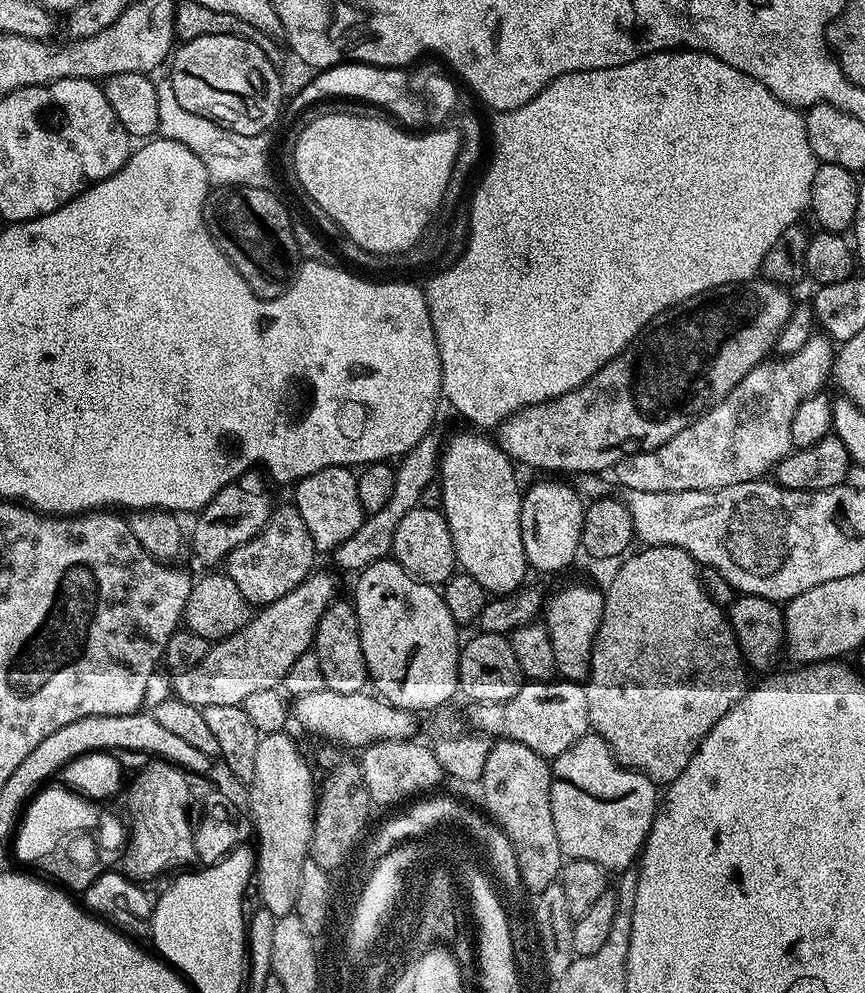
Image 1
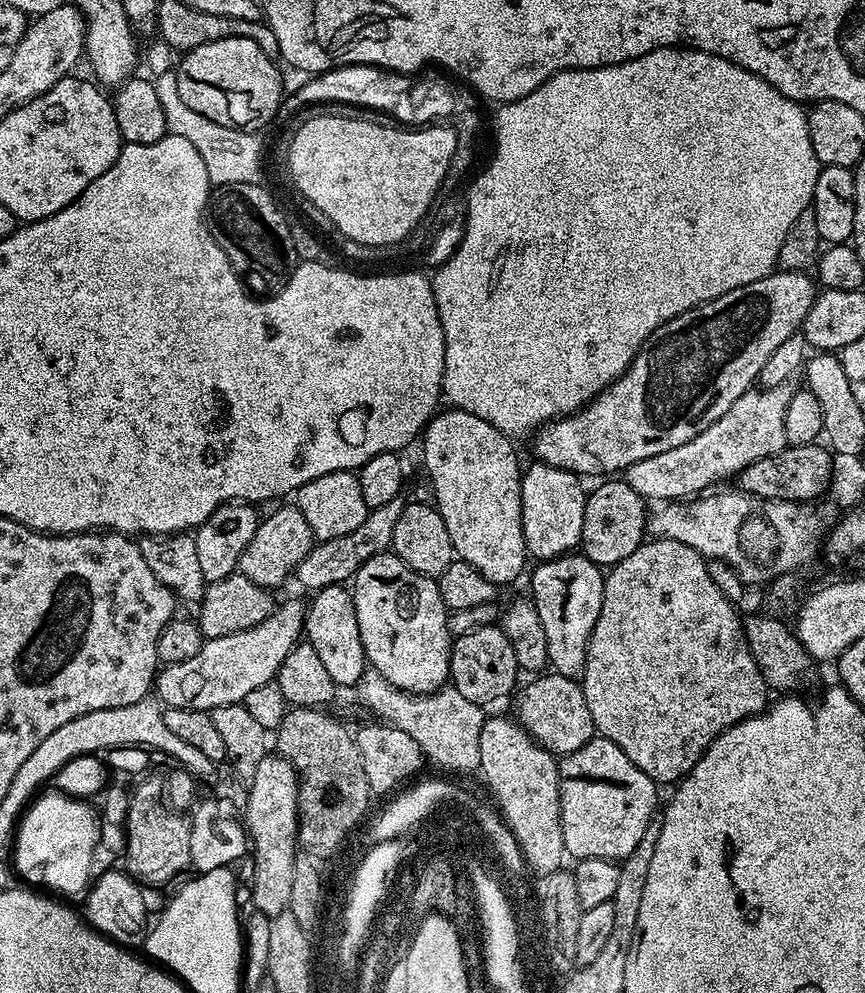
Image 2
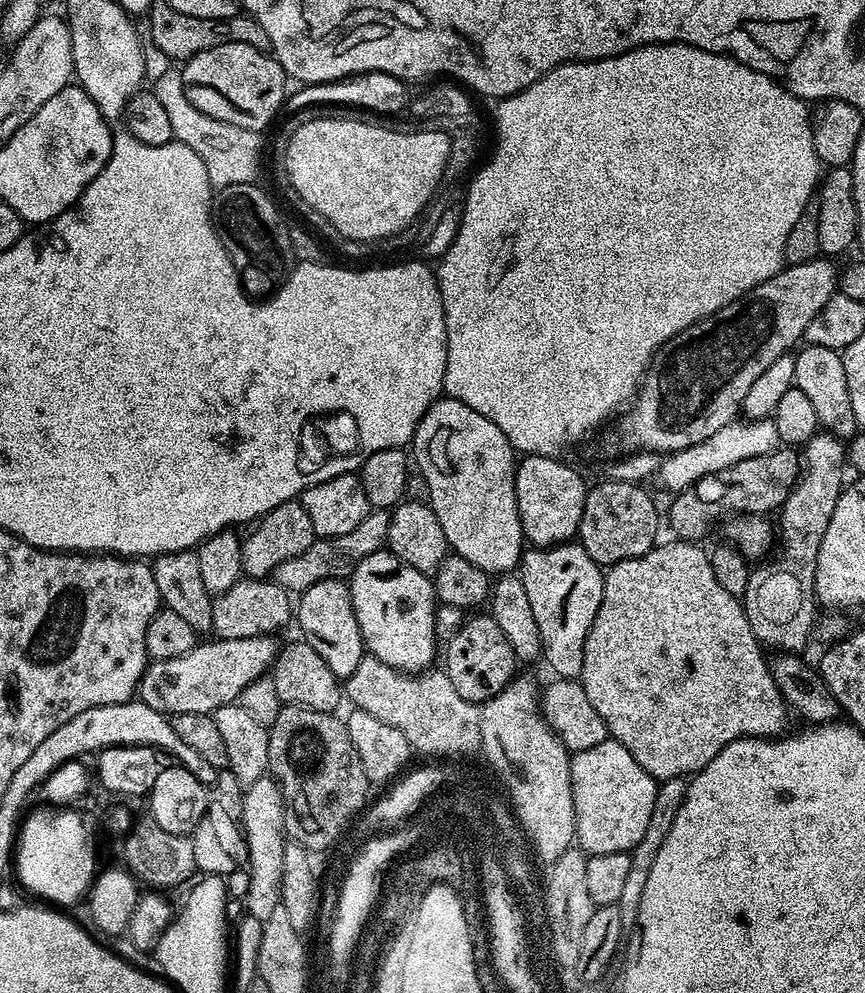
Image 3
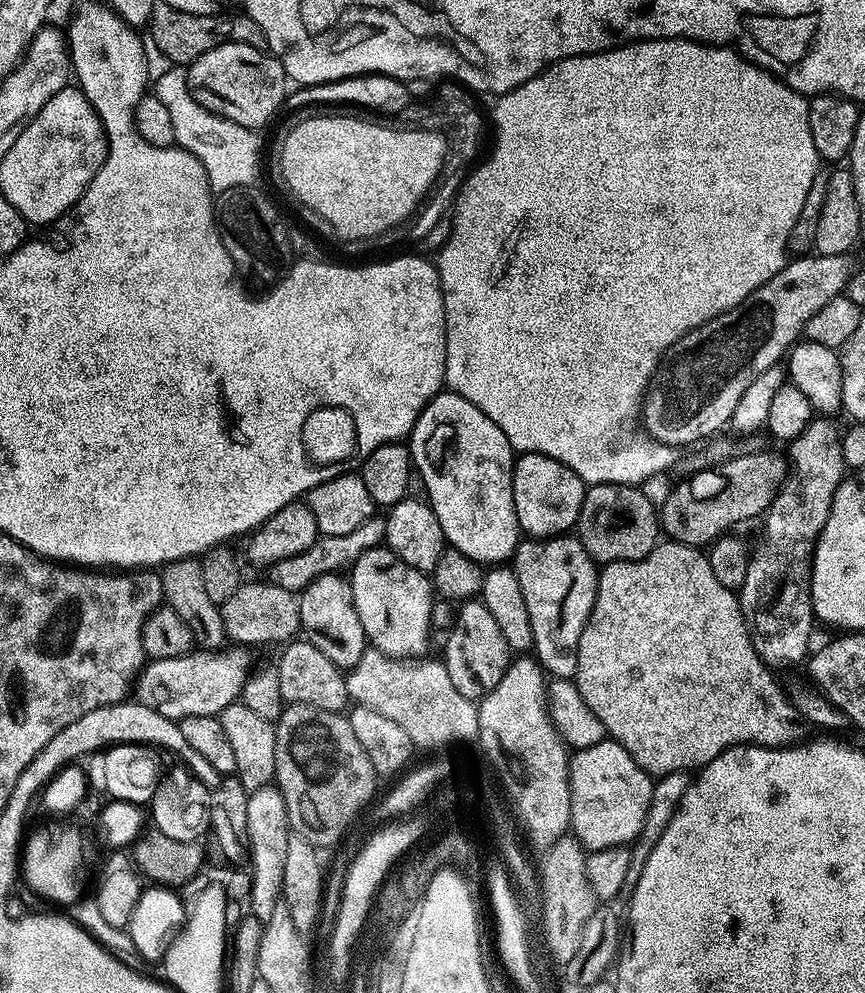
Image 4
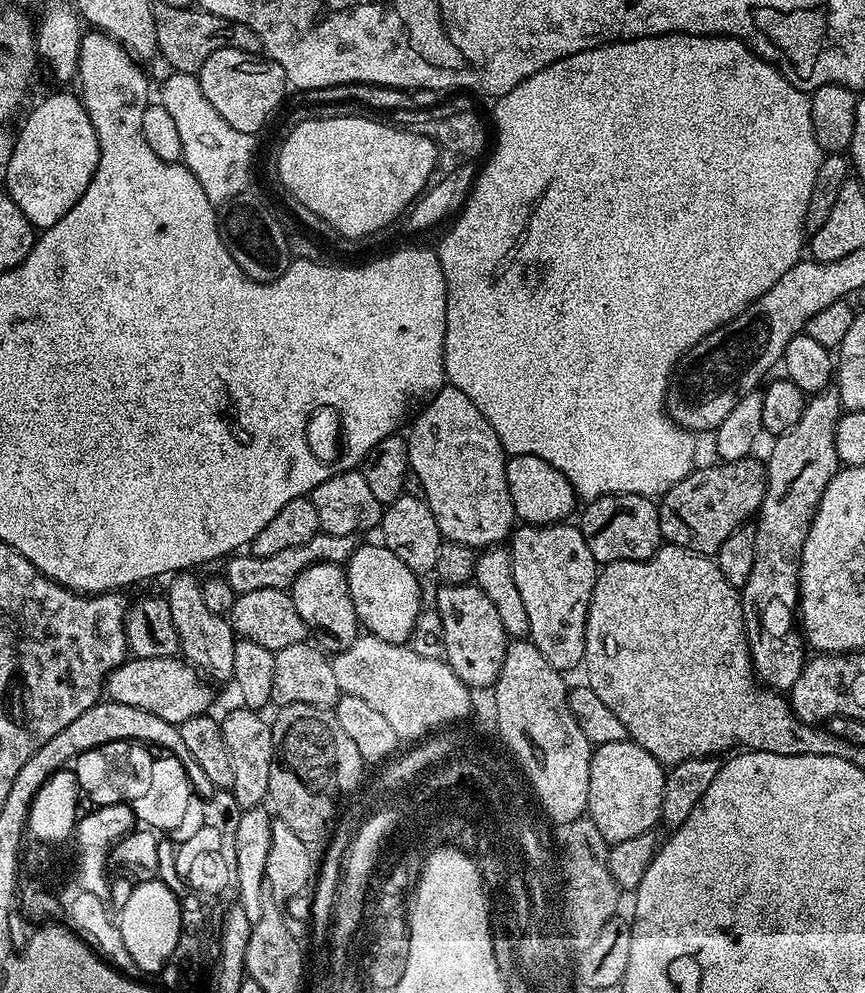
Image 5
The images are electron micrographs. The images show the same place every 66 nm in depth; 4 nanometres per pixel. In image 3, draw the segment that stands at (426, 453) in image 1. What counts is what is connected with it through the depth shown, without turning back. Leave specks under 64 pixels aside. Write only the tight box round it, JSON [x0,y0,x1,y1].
[271,511,391,594]

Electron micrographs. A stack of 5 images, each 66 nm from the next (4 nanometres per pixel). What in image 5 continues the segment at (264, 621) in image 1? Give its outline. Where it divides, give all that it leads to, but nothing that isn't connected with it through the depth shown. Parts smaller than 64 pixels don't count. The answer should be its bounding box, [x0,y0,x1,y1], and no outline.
[106,656,212,726]

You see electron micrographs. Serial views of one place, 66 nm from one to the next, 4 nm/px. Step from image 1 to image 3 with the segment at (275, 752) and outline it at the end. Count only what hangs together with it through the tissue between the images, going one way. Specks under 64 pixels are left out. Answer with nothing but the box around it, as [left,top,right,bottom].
[242,778,286,921]

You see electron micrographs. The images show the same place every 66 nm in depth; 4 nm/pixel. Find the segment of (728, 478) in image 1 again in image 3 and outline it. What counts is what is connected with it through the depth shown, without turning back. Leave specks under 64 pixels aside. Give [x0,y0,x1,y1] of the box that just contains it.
[658,418,779,493]

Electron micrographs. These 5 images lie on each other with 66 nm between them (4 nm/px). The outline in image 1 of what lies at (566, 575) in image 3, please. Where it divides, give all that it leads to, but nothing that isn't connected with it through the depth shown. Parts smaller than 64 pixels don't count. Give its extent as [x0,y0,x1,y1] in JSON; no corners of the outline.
[542,584,604,682]

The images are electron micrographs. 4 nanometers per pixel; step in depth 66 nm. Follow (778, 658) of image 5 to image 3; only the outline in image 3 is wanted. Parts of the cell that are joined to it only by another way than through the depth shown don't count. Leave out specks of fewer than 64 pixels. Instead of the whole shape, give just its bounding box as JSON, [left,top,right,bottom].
[742,430,846,654]

